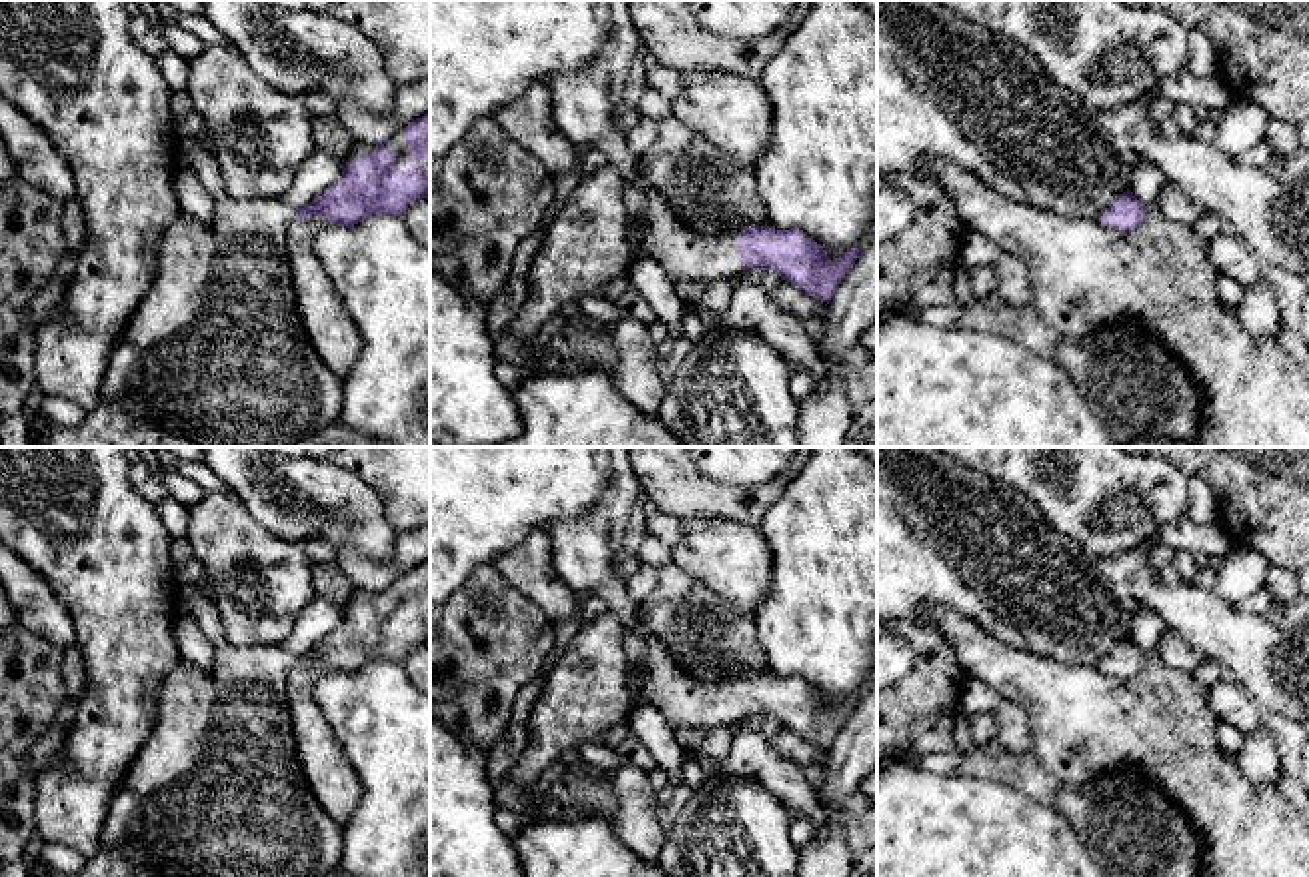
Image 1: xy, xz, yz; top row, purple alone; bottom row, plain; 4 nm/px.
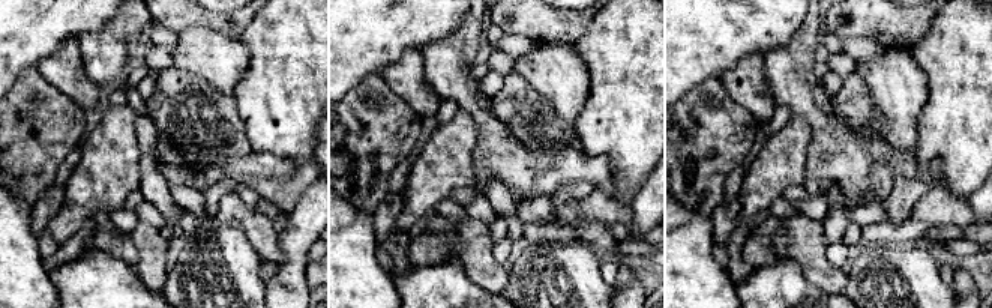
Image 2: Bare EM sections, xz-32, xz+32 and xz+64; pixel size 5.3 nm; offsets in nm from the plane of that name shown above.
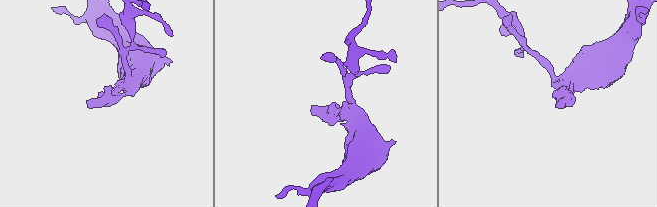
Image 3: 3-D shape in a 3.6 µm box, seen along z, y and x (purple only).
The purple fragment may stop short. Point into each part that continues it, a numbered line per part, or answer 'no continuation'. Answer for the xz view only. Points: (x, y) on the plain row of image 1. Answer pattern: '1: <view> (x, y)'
1: xz (658, 680)

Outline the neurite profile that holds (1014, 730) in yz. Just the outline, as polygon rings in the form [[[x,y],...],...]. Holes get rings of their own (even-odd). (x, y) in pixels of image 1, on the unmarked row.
[[[1001,701],[995,711],[997,741],[1003,751],[1019,757],[1033,749],[1033,729],[1027,711],[1013,701]]]

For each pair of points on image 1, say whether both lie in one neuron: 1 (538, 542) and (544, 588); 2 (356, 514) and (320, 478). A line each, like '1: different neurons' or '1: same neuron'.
1: same neuron
2: same neuron

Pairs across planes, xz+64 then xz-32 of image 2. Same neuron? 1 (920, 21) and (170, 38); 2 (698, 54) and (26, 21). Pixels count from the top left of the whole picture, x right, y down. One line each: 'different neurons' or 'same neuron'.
1: different neurons
2: same neuron

